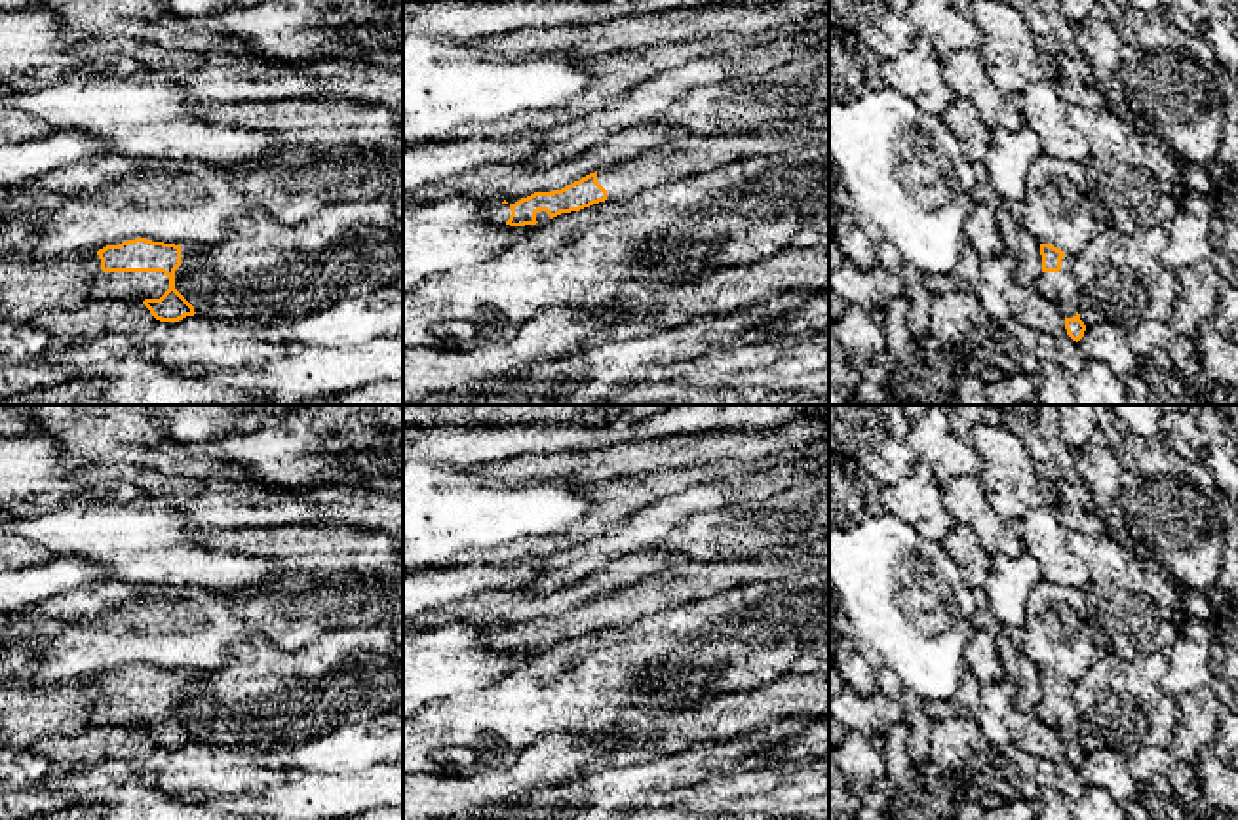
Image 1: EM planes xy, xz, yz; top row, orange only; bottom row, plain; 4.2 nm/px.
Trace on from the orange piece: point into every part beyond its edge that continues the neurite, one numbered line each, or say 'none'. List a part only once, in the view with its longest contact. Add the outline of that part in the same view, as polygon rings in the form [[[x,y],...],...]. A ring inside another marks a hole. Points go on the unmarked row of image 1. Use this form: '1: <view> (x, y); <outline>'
1: xy (189, 682); [[[183,672],[181,674],[181,693],[175,696],[175,702],[200,693],[200,689],[202,689],[202,683],[198,681],[198,674]]]
2: xy (134, 712); [[[99,698],[89,713],[95,725],[145,727],[160,725],[169,715],[169,704],[164,698]]]

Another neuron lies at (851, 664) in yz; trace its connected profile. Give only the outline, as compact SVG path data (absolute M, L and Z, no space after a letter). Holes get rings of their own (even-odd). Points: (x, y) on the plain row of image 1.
M839 645L831 664L852 691L869 698L879 693L877 672L867 664L865 656L854 645Z

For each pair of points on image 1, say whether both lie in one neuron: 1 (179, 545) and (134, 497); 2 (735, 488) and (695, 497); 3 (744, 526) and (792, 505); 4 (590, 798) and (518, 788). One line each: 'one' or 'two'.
1: two
2: one
3: one
4: two

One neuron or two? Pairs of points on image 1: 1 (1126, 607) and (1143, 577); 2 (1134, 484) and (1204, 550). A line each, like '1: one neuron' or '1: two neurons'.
1: one neuron
2: one neuron

